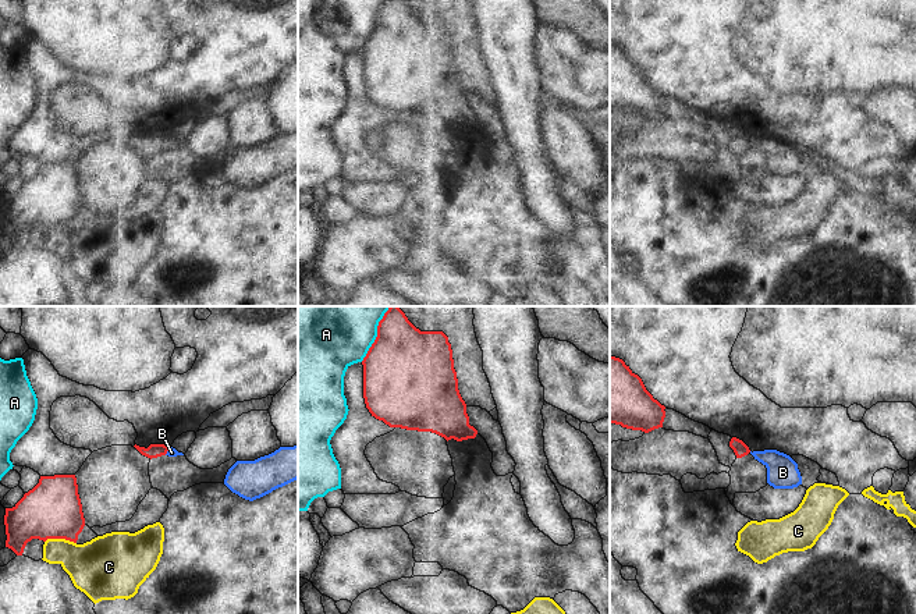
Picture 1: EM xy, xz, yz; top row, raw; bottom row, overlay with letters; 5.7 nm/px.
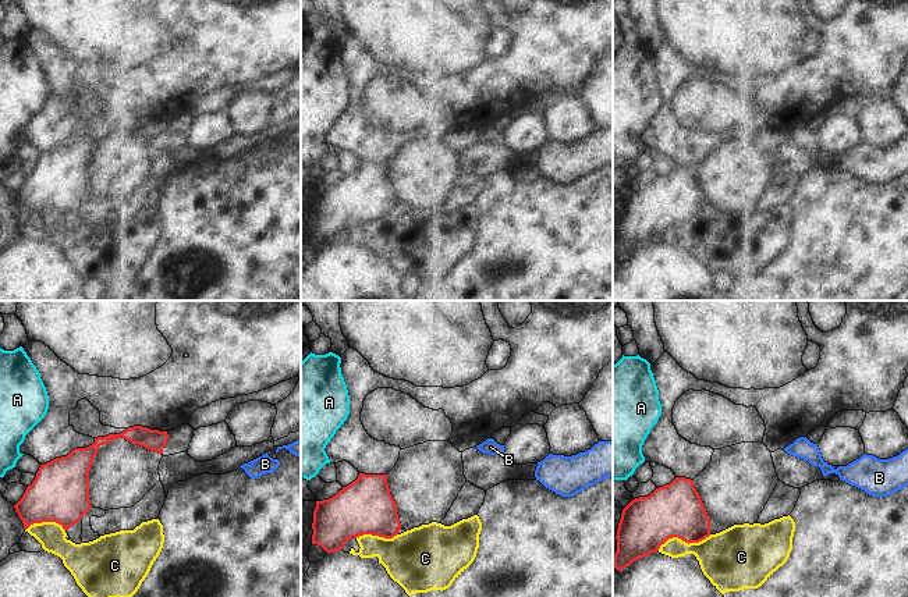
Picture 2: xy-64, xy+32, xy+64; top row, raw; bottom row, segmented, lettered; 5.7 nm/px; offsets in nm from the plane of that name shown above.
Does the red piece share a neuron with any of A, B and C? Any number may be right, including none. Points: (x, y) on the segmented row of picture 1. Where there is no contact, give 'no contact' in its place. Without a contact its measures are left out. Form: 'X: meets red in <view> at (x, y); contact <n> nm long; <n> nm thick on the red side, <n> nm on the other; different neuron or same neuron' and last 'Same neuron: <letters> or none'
A: meets red in xz at (377, 334); contact 360 nm long; 460 nm thick on the red side, 480 nm on the other; different neuron
B: meets red in xy at (167, 450); contact 50 nm long; 80 nm thick on the red side, 50 nm on the other; different neuron
C: meets red in xy at (60, 538); contact 180 nm long; 340 nm thick on the red side, 280 nm on the other; different neuron
Same neuron: none

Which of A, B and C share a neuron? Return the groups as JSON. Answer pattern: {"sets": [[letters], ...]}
{"sets": [["A"], ["B"], ["C"]]}

